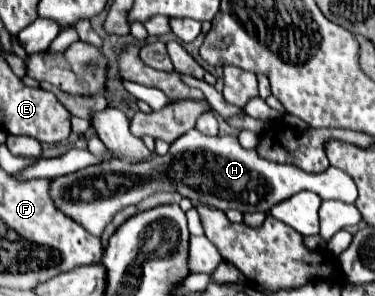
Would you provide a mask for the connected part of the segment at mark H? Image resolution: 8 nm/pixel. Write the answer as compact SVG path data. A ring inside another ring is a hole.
M190 130L170 144L166 156L158 156L150 162L130 164L126 160L106 162L100 166L88 166L76 174L66 174L50 182L50 198L54 206L88 230L94 236L100 236L104 226L112 216L124 206L138 204L142 198L158 192L180 192L184 198L190 198L194 204L206 204L220 210L236 206L242 214L246 212L268 212L274 204L298 194L300 190L312 190L322 200L342 200L356 202L356 184L348 174L336 168L328 168L322 174L308 174L292 164L276 164L260 158L256 150L246 150L238 144L234 136L204 136L198 130Z

